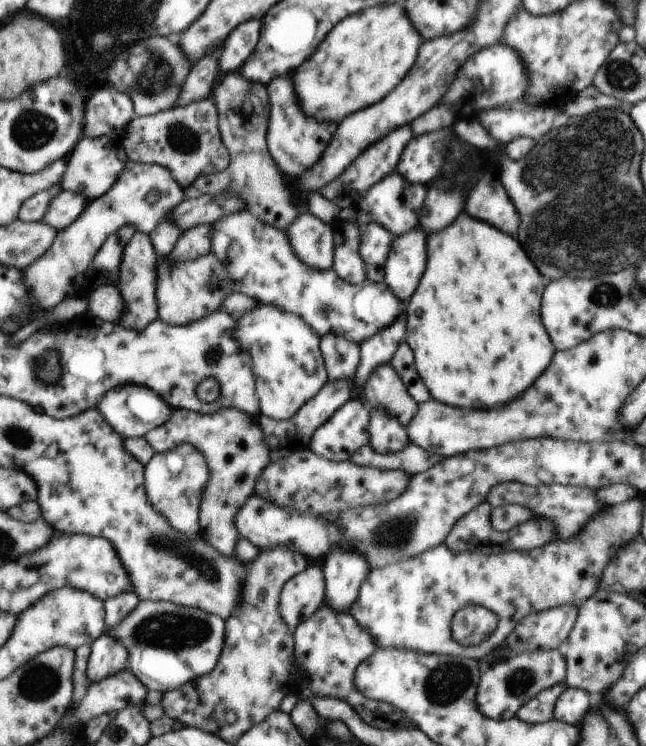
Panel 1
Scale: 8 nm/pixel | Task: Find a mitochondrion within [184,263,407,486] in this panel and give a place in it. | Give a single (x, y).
(327, 308)

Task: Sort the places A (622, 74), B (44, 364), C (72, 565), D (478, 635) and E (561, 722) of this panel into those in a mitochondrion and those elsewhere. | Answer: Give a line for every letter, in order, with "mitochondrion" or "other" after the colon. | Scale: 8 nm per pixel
A: mitochondrion
B: mitochondrion
C: mitochondrion
D: mitochondrion
E: other

